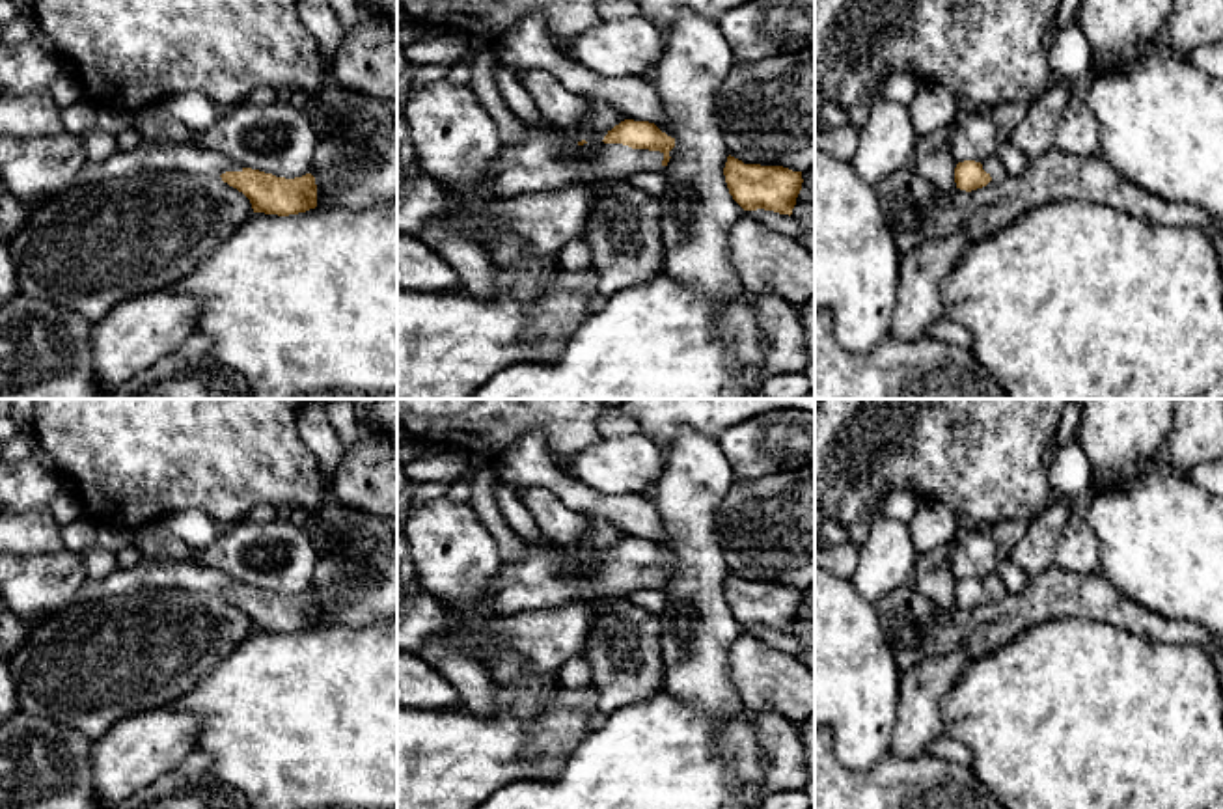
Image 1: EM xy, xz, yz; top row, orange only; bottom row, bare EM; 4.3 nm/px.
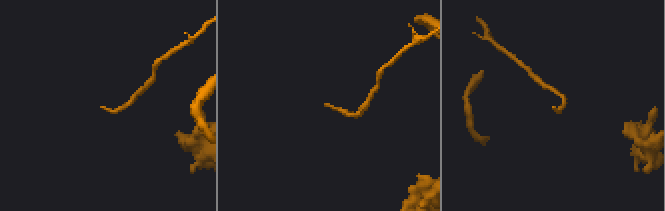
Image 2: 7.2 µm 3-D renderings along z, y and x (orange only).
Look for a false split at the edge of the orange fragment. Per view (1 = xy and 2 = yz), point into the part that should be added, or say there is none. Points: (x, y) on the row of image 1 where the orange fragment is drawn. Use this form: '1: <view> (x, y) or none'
1: xy (164, 155)
2: yz (994, 166)

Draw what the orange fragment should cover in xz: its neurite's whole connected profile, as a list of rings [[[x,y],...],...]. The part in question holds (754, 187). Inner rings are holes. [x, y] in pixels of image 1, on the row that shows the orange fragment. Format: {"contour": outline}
{"contour": [[[731,155],[723,175],[729,194],[744,211],[764,209],[789,216],[804,183],[802,171],[783,166],[744,164]]]}

